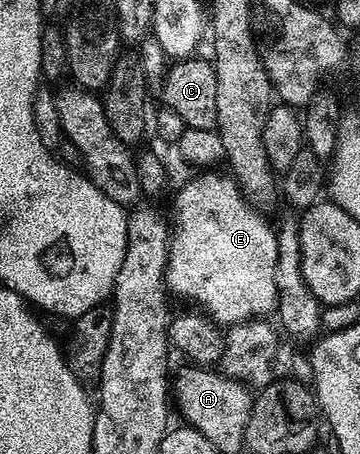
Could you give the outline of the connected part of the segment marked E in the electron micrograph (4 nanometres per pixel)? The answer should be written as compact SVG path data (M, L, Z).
M201 171L193 177L181 190L177 193L177 233L172 234L171 244L169 247L169 263L167 266L167 285L174 294L186 293L189 297L194 297L208 316L212 317L214 321L220 323L222 326L228 327L237 325L240 321L248 321L250 319L261 319L266 315L272 314L277 308L277 291L275 283L275 267L276 267L276 232L272 224L269 225L252 209L250 198L242 192L242 189L234 181L232 176L215 173L217 171Z

